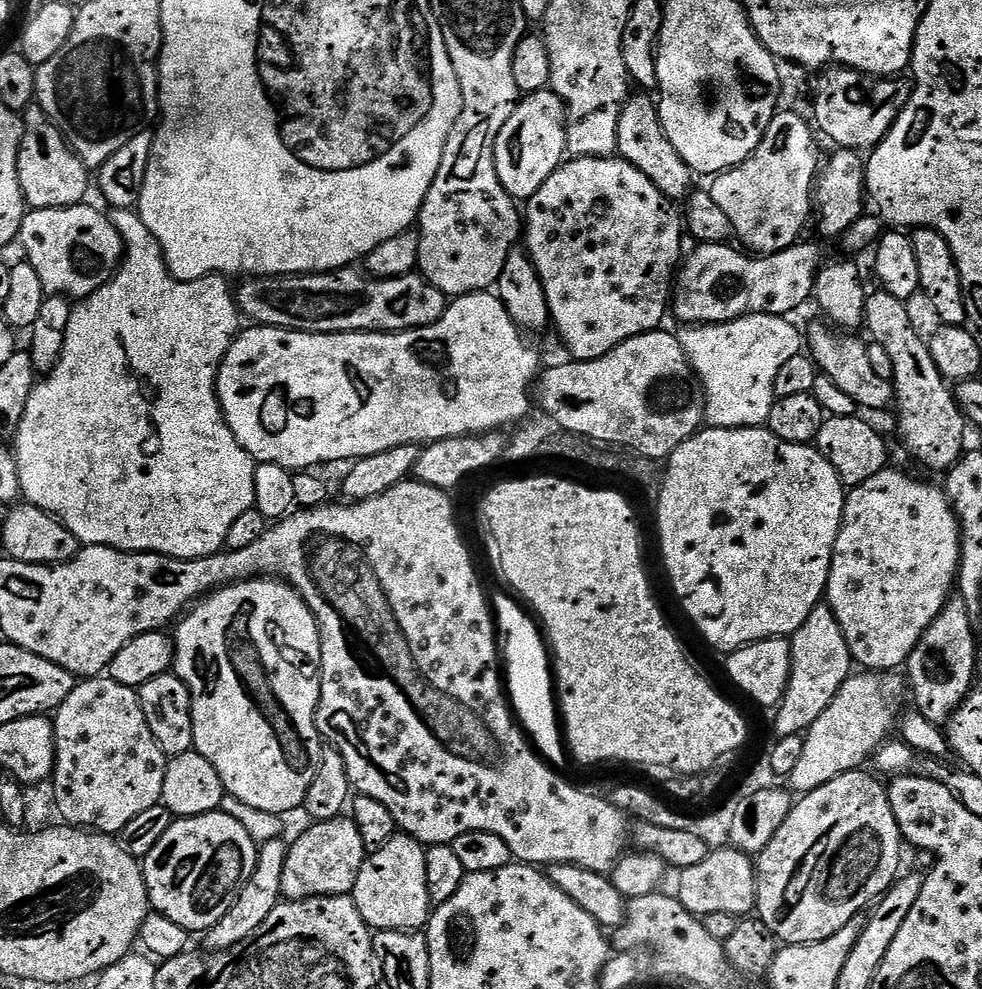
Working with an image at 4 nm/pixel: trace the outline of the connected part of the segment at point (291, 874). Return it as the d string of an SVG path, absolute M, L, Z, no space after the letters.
M341 814L321 820L324 820L321 824L310 825L296 841L291 841L286 858L286 870L282 870L284 900L305 900L315 896L347 896L362 870L366 849L362 842L362 834L358 834L358 826L351 815Z

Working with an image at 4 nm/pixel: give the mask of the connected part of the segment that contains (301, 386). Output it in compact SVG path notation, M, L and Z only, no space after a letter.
M491 291L457 296L445 307L438 322L428 328L412 328L409 332L295 332L289 328L251 327L241 331L224 356L220 373L216 375L216 396L220 399L224 420L230 430L240 445L261 464L277 464L289 470L312 470L317 467L315 464L336 464L339 460L355 462L363 456L382 454L403 444L427 446L446 438L483 436L485 432L500 432L511 424L527 421L528 411L534 408L530 393L542 368L540 356L524 341L525 333L512 321L500 297Z

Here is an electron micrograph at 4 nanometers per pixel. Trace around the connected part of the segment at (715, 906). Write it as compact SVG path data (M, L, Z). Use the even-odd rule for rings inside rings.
M723 846L709 851L698 866L690 866L679 873L680 892L678 899L686 910L690 910L698 917L706 914L734 914L737 918L744 918L756 906L756 865L753 857L746 852L740 852L731 846Z

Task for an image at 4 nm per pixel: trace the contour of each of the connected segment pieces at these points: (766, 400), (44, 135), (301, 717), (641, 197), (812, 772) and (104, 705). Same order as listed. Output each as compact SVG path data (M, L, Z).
M754 313L720 324L698 324L685 327L679 333L680 343L692 364L692 370L700 381L704 393L704 418L713 428L758 428L767 425L770 410L778 399L774 390L774 378L778 369L789 358L801 355L802 332L795 328L791 319Z
M43 122L37 128L25 127L24 137L20 140L20 149L16 159L18 182L24 195L24 203L33 208L68 208L81 203L88 192L87 164L77 158L64 136L51 123Z
M279 578L238 580L201 596L183 613L175 628L174 668L192 695L195 751L218 770L225 793L238 798L238 802L279 817L299 809L314 774L318 774L322 747L316 729L320 628L306 602Z
M615 155L611 156L578 156L565 159L559 168L542 182L538 194L534 194L526 201L526 219L522 224L522 244L529 258L534 262L538 270L538 278L542 282L542 290L546 294L548 303L548 314L551 327L556 327L562 343L568 347L569 357L572 360L593 360L602 358L610 350L614 350L623 340L629 340L635 336L641 336L647 332L657 331L664 320L664 315L670 312L670 297L674 291L674 277L678 272L678 265L682 260L680 241L682 239L682 216L676 213L677 205L642 174L630 162L621 160Z
M860 670L849 676L848 681L838 690L838 694L834 694L834 702L826 706L822 718L818 718L818 722L811 724L807 732L803 733L802 762L797 762L792 773L786 777L791 791L796 794L812 792L820 786L825 786L826 782L830 782L831 779L838 778L839 775L863 769L867 765L867 760L869 763L875 757L881 744L893 735L902 715L902 709L905 707L903 706L904 700L906 704L906 680L903 675L895 671Z
M104 674L81 679L56 709L52 729L56 735L56 764L50 783L57 798L59 819L65 825L118 834L126 822L163 801L162 786L166 782L169 757L158 746L154 734L150 734L150 726L146 726L137 689L122 686L122 682L109 680Z

